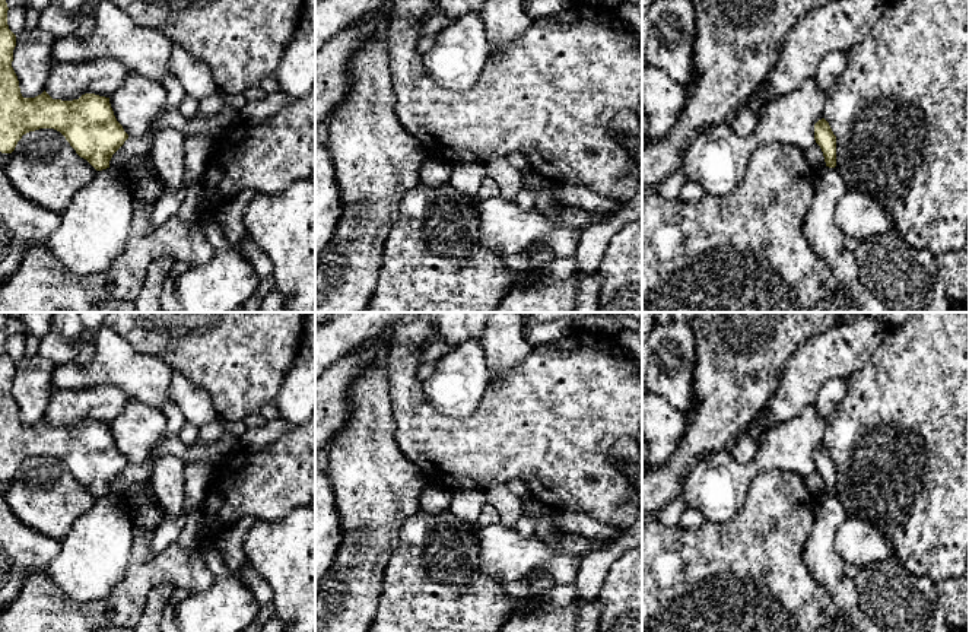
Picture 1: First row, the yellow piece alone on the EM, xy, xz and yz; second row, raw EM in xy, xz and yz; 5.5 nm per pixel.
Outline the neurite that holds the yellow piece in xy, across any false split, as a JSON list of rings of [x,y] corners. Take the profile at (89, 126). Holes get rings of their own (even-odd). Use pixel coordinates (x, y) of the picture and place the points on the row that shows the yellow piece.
[[[0,0],[0,152],[12,153],[23,134],[39,128],[60,131],[76,153],[96,171],[109,168],[112,155],[124,144],[128,134],[117,121],[109,98],[85,93],[79,99],[53,99],[45,90],[35,98],[23,98],[18,76],[12,67],[16,35],[7,25],[7,3]]]

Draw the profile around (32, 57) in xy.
[[[39,28],[25,29],[16,35],[12,67],[18,76],[23,98],[35,98],[45,90],[55,38]]]

